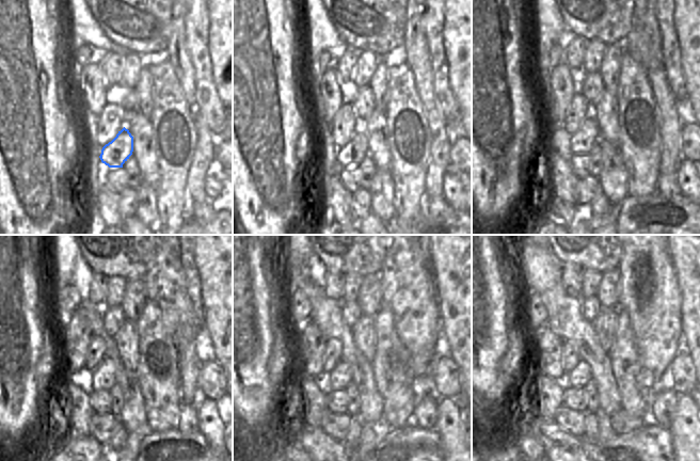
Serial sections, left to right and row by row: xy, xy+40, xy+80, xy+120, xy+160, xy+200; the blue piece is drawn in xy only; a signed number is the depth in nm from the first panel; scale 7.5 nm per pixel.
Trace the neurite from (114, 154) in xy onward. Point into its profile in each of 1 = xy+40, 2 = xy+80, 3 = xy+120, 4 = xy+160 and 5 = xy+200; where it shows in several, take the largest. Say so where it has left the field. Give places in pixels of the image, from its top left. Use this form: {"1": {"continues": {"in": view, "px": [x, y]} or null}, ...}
{"1": {"continues": {"in": "xy+40", "px": [351, 154]}}, "2": {"continues": {"in": "xy+80", "px": [582, 141]}}, "3": {"continues": {"in": "xy+120", "px": [105, 376]}}, "4": {"continues": {"in": "xy+160", "px": [340, 377]}}, "5": {"continues": {"in": "xy+200", "px": [581, 375]}}}

